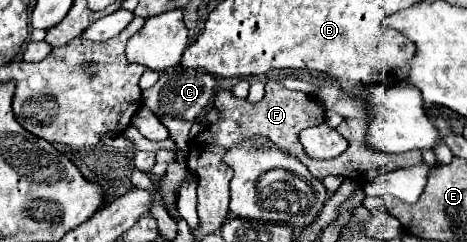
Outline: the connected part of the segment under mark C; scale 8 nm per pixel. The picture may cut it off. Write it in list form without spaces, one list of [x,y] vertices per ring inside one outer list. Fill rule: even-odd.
[[[174,68],[160,74],[158,82],[152,88],[142,90],[142,100],[168,128],[176,146],[188,148],[190,128],[200,114],[206,114],[214,94],[216,94],[216,80],[212,74],[202,72],[202,70],[192,70],[192,68]]]

